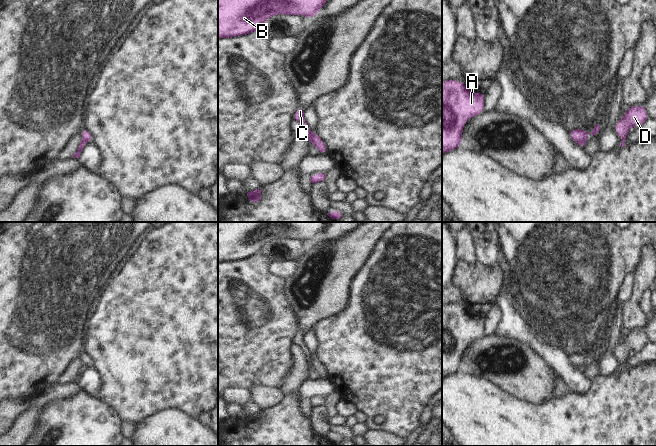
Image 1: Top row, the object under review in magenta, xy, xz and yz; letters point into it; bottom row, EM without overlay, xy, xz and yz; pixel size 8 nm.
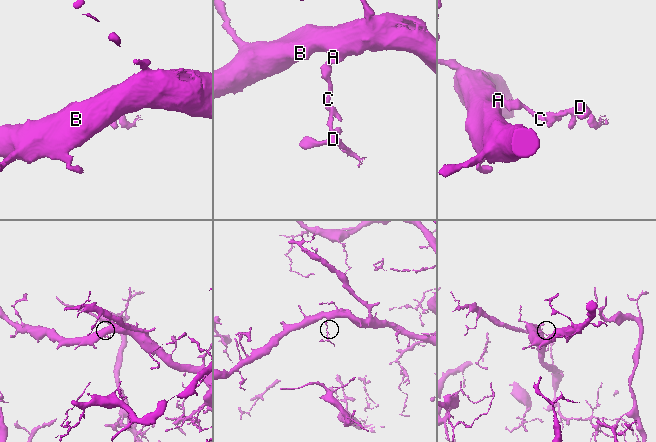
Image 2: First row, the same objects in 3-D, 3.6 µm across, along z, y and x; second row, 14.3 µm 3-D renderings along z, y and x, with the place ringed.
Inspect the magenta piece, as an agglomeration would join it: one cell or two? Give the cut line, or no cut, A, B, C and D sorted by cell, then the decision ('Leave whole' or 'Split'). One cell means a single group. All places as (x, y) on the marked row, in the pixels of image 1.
Split along xz (310, 131), (311, 142). Groups: A B C / D. Split

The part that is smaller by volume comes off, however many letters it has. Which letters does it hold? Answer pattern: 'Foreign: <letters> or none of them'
Foreign: D

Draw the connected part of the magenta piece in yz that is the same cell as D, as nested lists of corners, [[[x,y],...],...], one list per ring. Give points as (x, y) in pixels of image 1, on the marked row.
[[[643,104],[637,106],[630,106],[627,108],[626,113],[623,118],[621,118],[614,126],[614,130],[618,136],[622,139],[621,147],[626,146],[626,137],[629,134],[629,127],[642,126],[648,119],[649,114]]]

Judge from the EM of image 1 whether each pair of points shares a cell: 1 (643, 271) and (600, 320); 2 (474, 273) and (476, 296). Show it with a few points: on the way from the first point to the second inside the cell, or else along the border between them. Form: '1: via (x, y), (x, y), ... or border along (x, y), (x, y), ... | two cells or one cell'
1: border along (641, 249), (642, 260), (634, 272) | two cells
2: via (474, 279), (476, 281), (476, 290) | one cell

